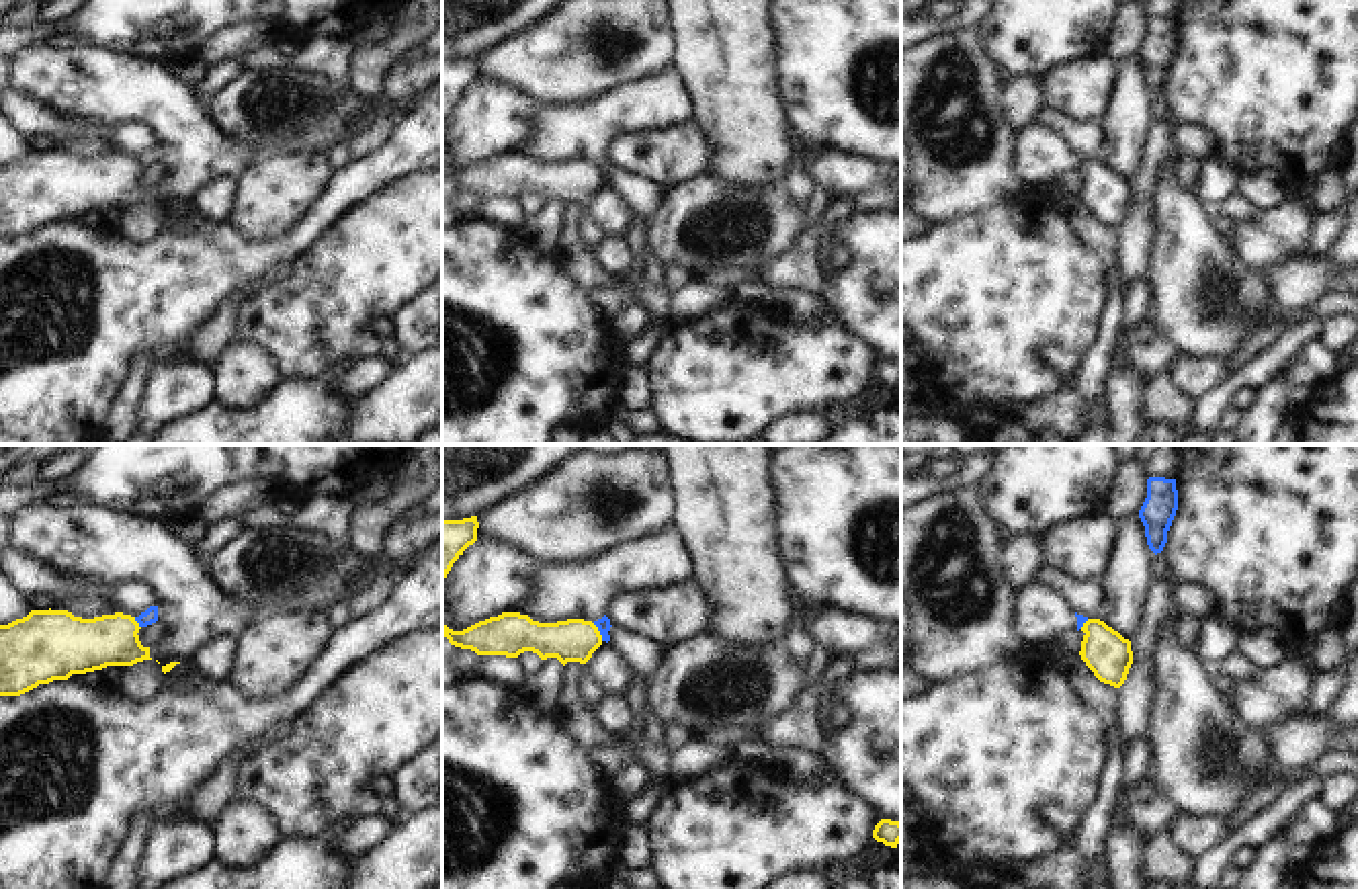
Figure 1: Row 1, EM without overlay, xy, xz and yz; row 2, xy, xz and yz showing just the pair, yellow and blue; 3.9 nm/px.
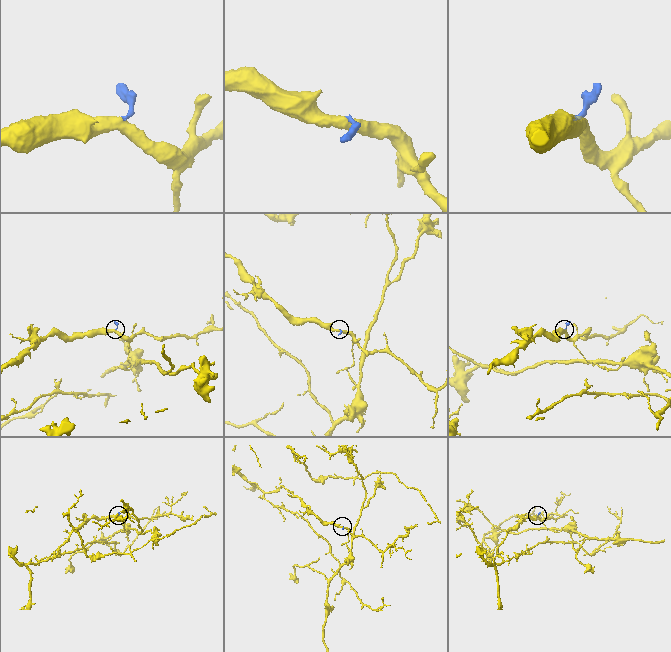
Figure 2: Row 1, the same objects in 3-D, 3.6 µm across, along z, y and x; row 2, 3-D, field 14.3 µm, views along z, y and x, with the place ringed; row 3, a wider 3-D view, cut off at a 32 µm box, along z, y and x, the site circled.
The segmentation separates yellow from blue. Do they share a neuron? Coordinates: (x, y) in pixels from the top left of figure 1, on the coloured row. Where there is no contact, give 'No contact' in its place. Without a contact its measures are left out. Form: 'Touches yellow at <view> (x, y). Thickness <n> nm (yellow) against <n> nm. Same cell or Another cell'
Touches yellow at xz (599, 631). Thickness 170 nm (yellow) against 50 nm. Another cell

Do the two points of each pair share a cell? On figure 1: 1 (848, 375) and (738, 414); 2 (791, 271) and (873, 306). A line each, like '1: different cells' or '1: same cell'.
1: same cell
2: different cells

